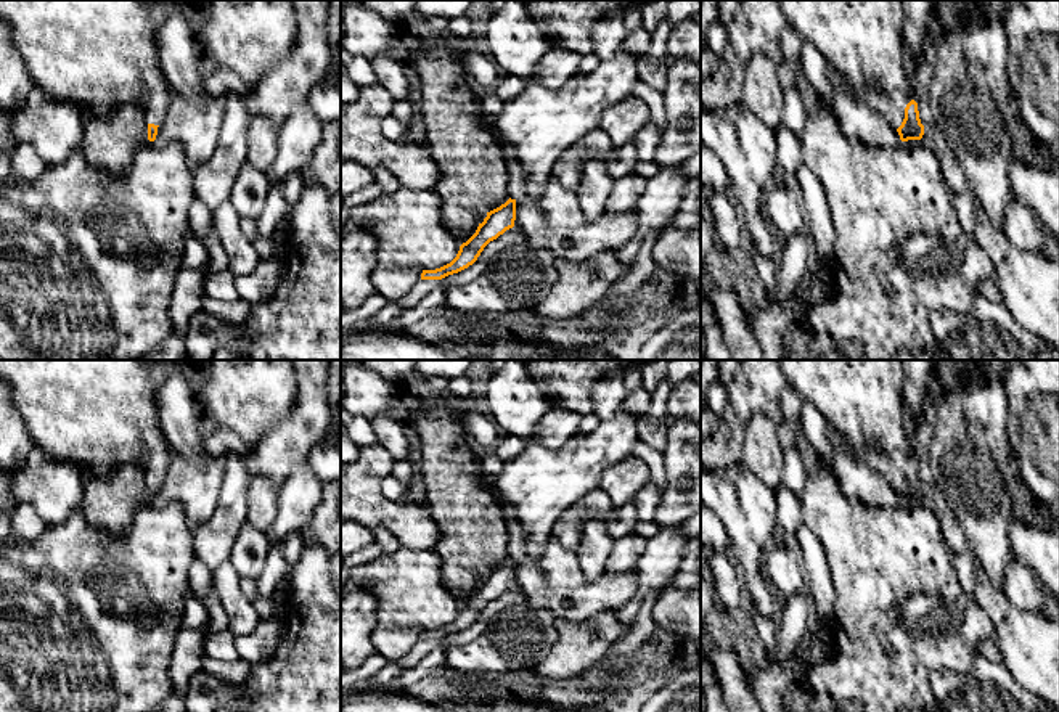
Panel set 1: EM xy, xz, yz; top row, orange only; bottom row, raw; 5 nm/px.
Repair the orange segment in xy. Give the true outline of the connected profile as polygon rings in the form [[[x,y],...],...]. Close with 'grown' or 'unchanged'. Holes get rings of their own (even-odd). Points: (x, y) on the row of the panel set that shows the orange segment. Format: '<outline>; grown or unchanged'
[[[0,0],[0,23],[11,27],[11,43],[18,48],[34,87],[48,98],[90,108],[106,117],[125,104],[138,104],[148,121],[148,140],[175,100],[166,79],[157,27],[172,8],[185,0]]]; grown

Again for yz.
[[[778,0],[779,8],[797,35],[810,42],[837,71],[853,95],[884,116],[902,141],[921,140],[924,125],[918,103],[910,95],[908,64],[903,50],[902,0]]]; grown

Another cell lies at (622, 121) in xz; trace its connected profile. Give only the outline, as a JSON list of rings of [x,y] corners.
[[[628,96],[622,103],[607,108],[601,116],[601,129],[609,135],[612,146],[620,148],[633,141],[635,135],[649,122],[646,103]]]

